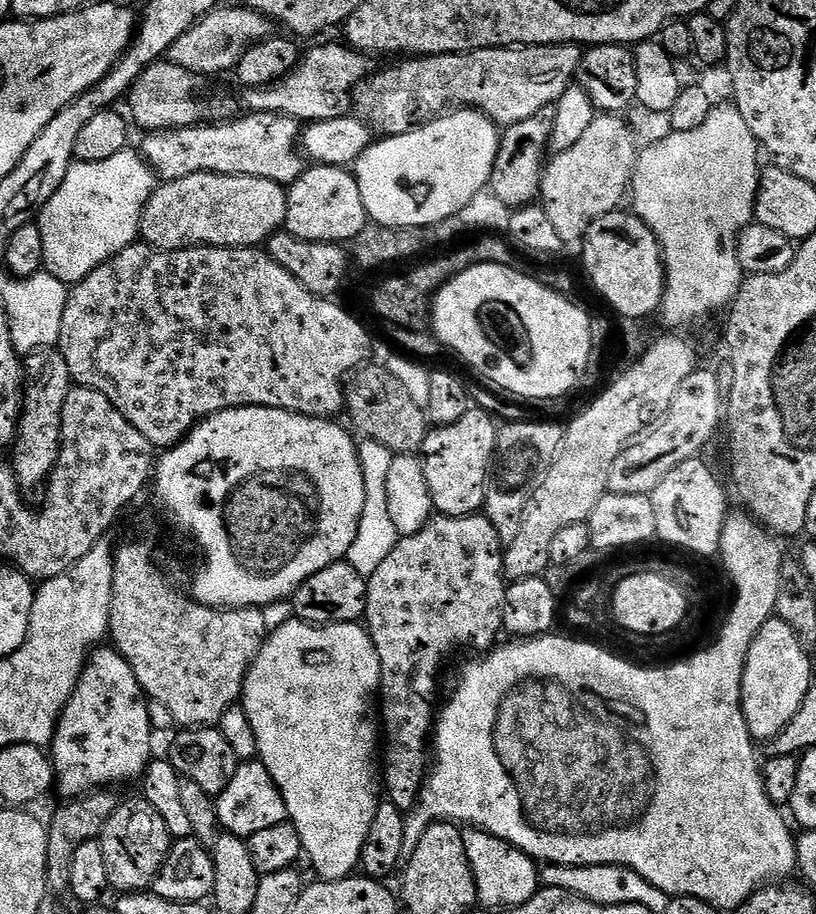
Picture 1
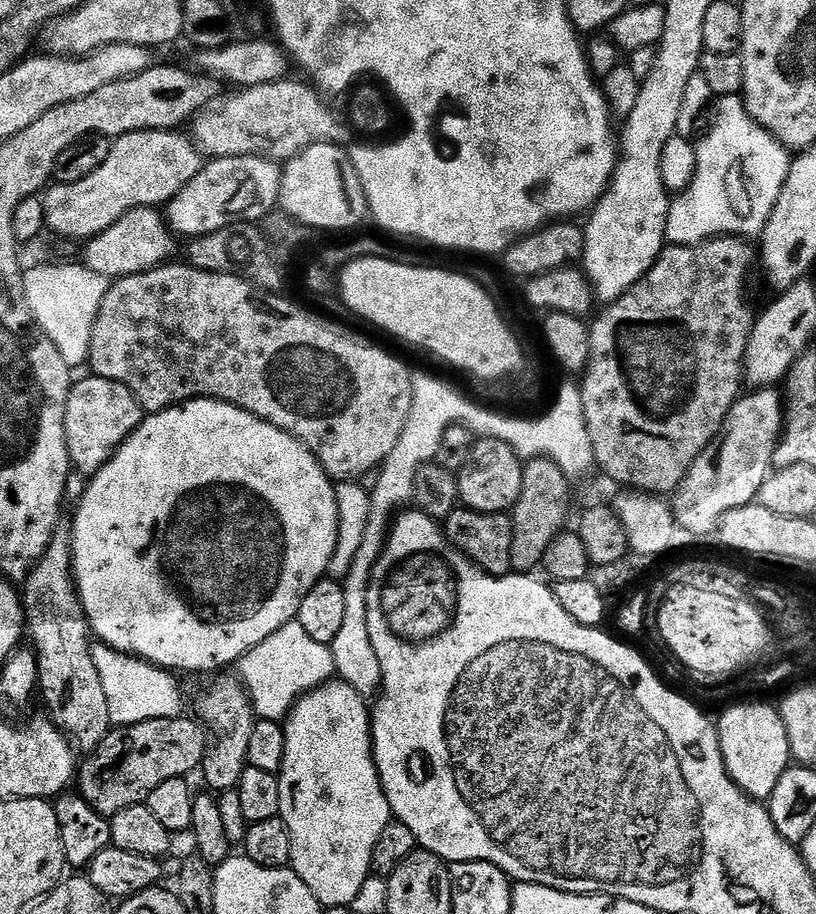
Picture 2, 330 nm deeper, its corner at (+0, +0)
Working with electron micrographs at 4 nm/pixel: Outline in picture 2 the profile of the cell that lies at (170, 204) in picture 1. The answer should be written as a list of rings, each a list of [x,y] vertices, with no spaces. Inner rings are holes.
[[[135,208],[118,218],[118,222],[110,226],[110,230],[102,230],[102,234],[83,245],[84,267],[113,281],[124,276],[149,272],[151,268],[161,267],[165,262],[171,261],[174,233],[168,227],[165,217],[158,213],[156,208]]]

